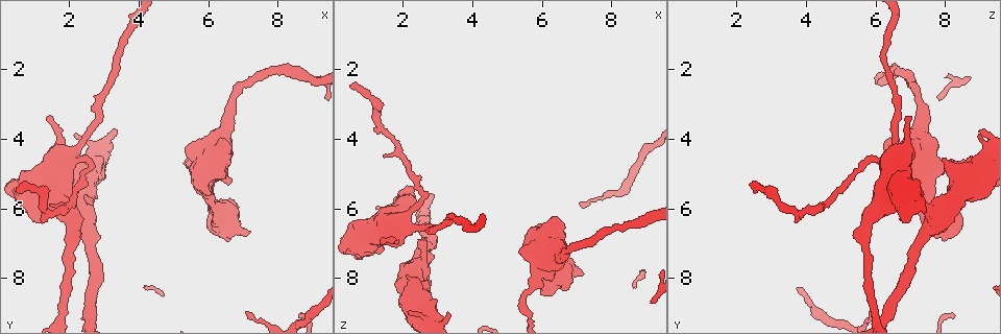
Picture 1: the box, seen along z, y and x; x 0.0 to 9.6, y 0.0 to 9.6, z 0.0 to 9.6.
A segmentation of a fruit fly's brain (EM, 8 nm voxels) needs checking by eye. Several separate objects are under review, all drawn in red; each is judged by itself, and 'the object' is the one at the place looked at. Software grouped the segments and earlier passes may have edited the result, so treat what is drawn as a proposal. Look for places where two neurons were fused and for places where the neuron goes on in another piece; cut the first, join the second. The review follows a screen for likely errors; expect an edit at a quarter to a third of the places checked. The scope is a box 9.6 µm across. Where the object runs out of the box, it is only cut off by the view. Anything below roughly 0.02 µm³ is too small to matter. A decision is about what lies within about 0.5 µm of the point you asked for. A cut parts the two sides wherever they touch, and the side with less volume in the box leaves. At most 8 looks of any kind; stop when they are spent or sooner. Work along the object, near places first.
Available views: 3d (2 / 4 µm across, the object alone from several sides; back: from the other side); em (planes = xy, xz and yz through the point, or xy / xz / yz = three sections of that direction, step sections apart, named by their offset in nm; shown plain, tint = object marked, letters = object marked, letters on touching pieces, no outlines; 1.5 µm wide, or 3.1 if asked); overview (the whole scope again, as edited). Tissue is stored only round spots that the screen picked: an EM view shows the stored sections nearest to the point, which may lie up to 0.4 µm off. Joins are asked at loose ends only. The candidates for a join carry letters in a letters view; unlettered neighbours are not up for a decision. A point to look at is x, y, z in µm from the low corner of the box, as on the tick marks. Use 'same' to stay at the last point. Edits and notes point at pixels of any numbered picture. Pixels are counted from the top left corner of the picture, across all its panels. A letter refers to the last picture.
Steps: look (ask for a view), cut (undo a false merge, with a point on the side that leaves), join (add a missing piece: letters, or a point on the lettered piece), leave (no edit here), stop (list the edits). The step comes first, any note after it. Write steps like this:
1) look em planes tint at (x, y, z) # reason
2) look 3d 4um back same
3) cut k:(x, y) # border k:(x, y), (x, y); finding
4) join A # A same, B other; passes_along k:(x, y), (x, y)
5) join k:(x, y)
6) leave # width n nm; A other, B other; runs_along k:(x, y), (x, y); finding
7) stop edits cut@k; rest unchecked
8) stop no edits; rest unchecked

look 3d 2um at (7.20, 6.65, 7.95) # thick end

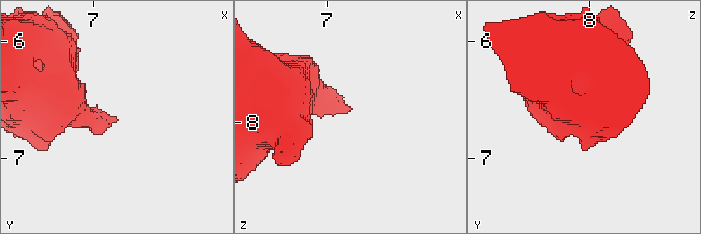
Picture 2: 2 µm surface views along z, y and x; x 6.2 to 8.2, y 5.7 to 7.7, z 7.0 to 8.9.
look em xy step 4 letters at (7.16, 6.64, 7.88)

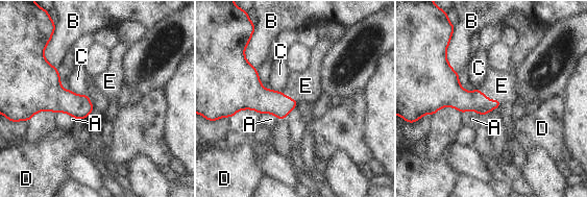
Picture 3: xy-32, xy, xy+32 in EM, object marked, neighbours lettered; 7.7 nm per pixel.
look em planes letters same

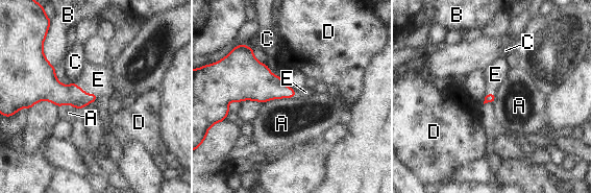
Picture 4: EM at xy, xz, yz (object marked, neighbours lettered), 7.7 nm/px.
join E # A other, B other, C other, D other, E same; passes_along 4:(55, 92), (87, 93), (95, 79); the neuron continues

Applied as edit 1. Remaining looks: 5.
look overview

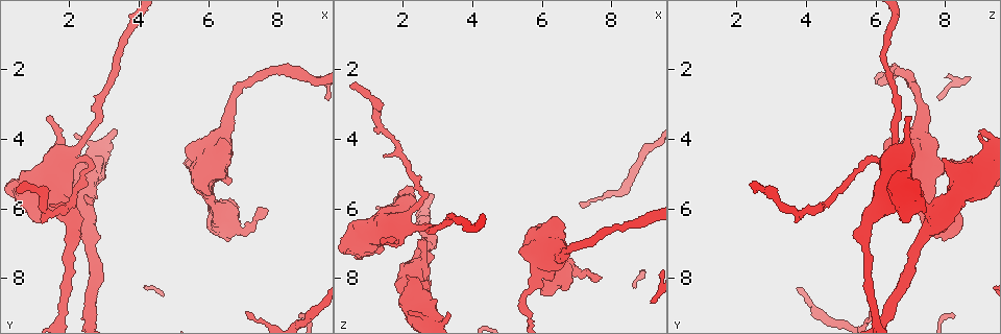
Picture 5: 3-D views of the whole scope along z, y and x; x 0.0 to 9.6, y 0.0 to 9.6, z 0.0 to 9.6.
look 3d 2um at (2.10, 3.90, 8.95) # free end

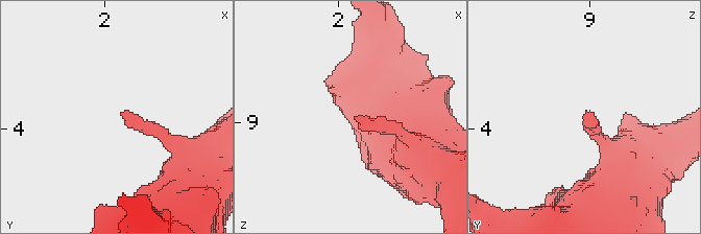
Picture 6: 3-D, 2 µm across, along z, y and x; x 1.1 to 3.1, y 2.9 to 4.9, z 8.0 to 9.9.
look em yz step 8 letters at (2.14, 3.88, 8.94) # need the tissue

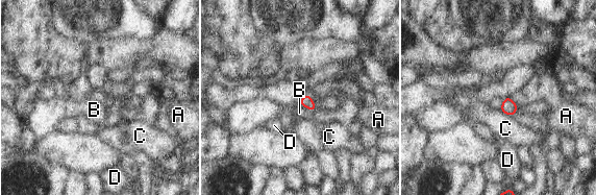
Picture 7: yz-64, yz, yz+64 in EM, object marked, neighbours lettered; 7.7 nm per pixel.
look em planes letters same # cut it another way

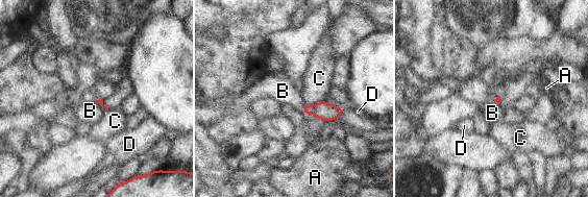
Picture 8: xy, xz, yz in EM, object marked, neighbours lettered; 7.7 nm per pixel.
leave # A other, B other, C other, D other; border 8:(305, 104), (301, 111); none of them fits

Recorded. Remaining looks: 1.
stop edits join@4; rest unchecked

